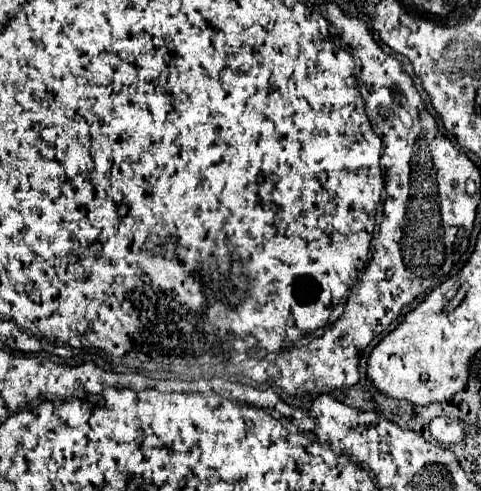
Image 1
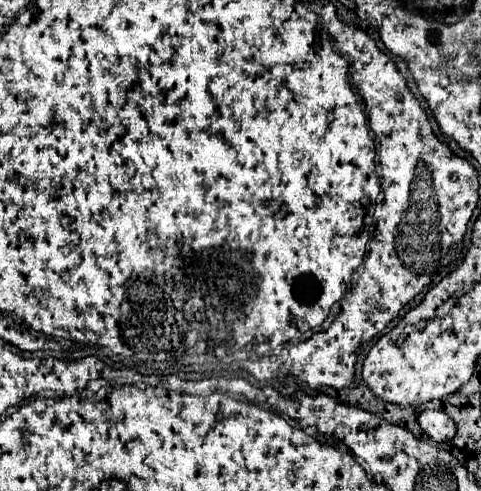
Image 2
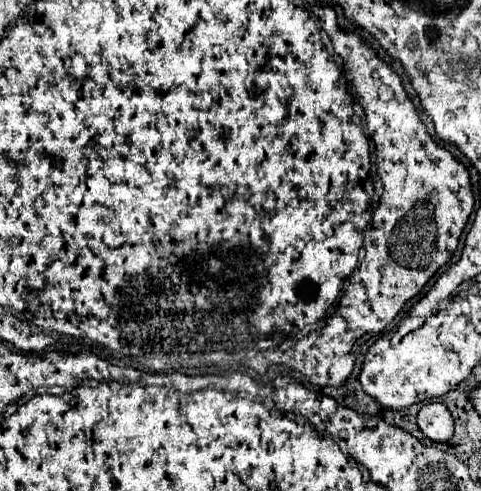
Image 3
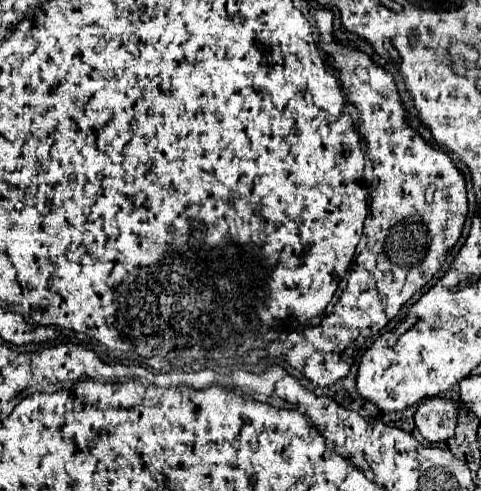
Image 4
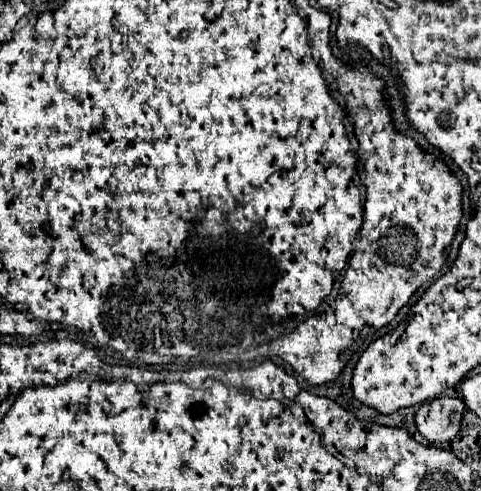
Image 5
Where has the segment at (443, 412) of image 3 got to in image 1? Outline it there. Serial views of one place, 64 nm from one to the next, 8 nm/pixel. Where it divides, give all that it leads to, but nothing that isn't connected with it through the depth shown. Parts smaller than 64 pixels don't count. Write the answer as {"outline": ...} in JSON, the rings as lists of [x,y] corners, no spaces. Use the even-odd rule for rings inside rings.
{"outline":[[[438,416],[430,420],[428,428],[430,428],[432,438],[444,446],[458,442],[464,436],[464,424],[460,420],[450,420],[446,416]]]}

